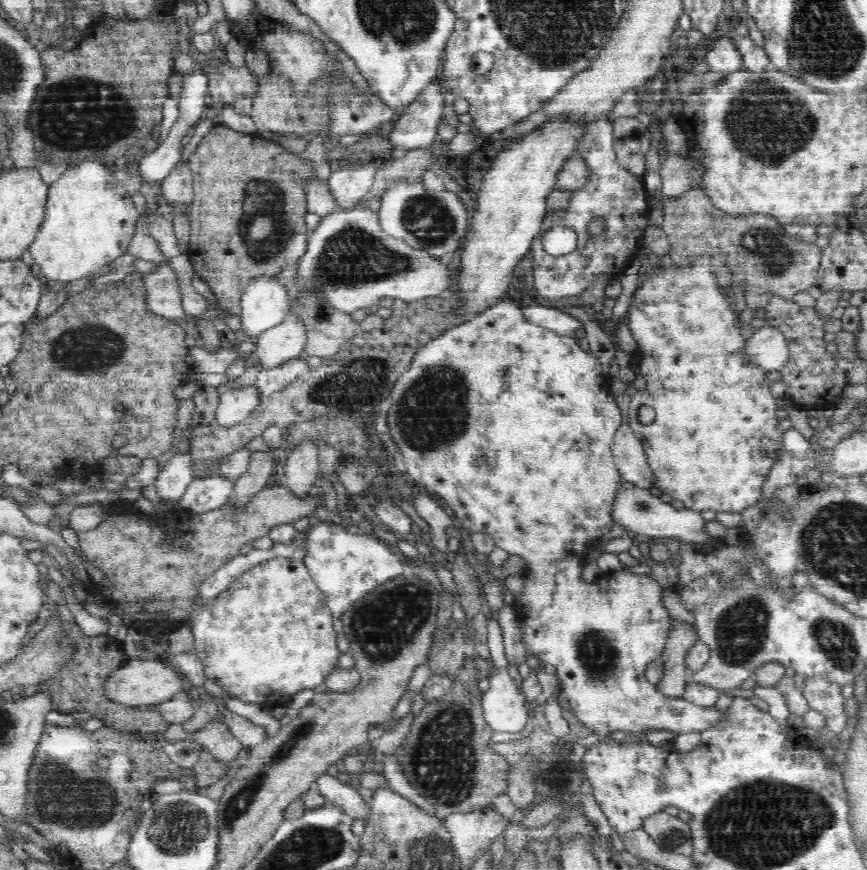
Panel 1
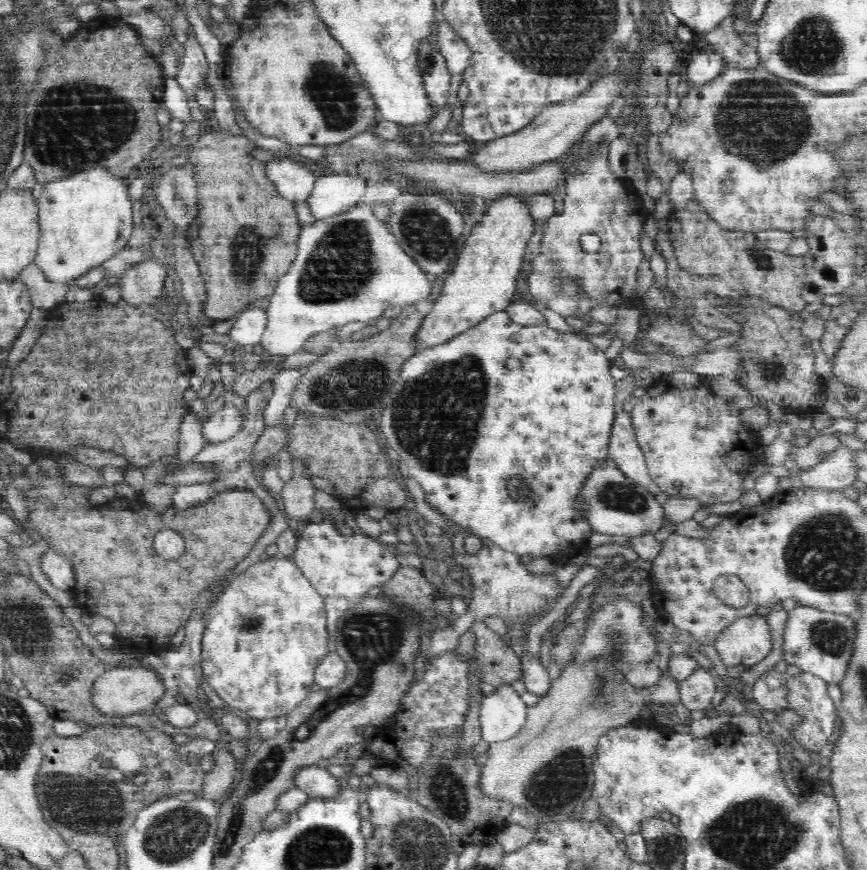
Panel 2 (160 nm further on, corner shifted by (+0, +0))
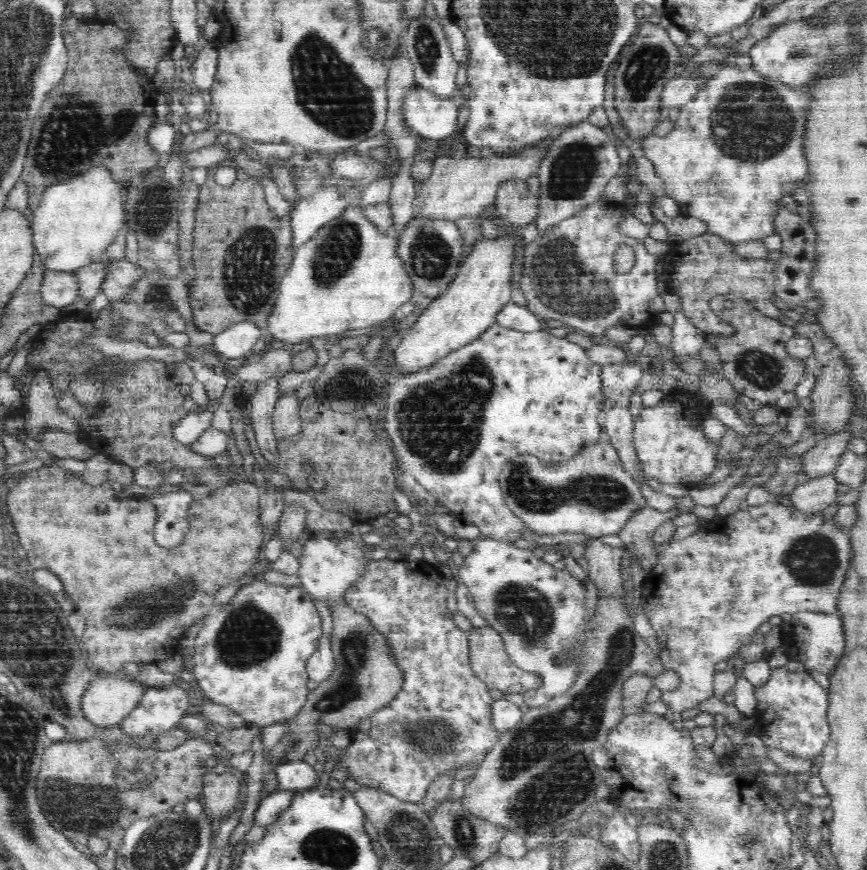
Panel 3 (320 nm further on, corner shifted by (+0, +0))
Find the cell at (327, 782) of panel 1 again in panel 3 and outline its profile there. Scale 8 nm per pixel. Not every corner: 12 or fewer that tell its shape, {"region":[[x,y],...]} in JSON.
{"region":[[312,761],[278,764],[275,775],[281,790],[316,788],[322,774]]}

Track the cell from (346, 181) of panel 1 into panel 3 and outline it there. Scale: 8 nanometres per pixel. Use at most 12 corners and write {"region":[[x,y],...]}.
{"region":[[334,188],[297,200],[294,250],[352,204]]}

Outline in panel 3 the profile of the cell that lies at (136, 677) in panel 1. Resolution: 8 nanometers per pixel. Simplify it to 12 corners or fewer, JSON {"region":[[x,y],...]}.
{"region":[[96,675],[82,712],[102,728],[118,725],[142,700],[130,680]]}

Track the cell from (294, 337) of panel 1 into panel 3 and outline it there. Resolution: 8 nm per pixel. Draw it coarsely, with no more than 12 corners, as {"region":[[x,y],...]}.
{"region":[[353,203],[295,247],[266,329],[292,346],[388,320],[413,278]]}

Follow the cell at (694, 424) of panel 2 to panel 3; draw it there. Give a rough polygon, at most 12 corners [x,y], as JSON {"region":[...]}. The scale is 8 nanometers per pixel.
{"region":[[696,400],[642,410],[632,442],[646,475],[690,484],[714,472],[716,446]]}

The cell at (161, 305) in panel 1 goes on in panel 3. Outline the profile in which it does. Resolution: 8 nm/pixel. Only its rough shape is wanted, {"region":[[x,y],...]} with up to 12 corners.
{"region":[[126,258],[112,259],[100,290],[109,302],[125,297],[147,273]]}

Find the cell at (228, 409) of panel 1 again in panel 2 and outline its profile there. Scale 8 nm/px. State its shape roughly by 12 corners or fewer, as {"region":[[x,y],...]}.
{"region":[[226,403],[203,424],[205,442],[230,440],[242,424],[240,409]]}

